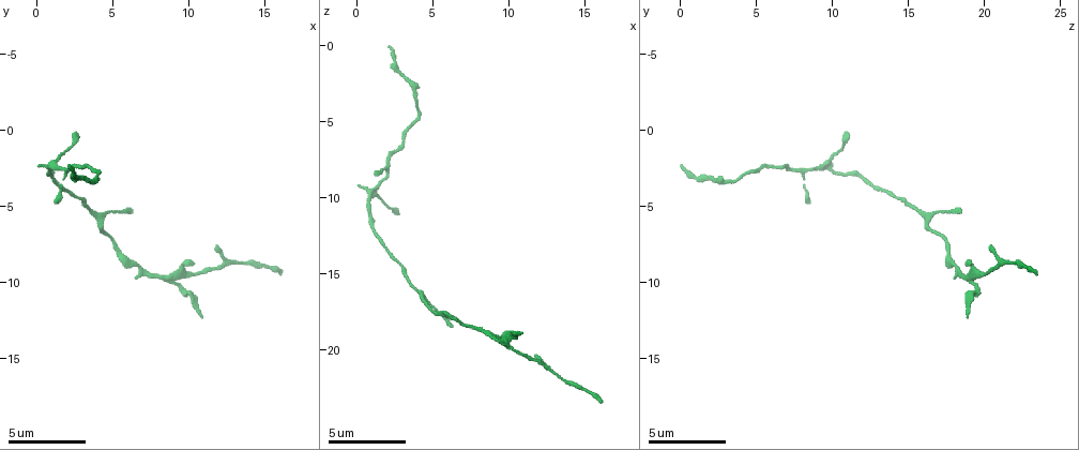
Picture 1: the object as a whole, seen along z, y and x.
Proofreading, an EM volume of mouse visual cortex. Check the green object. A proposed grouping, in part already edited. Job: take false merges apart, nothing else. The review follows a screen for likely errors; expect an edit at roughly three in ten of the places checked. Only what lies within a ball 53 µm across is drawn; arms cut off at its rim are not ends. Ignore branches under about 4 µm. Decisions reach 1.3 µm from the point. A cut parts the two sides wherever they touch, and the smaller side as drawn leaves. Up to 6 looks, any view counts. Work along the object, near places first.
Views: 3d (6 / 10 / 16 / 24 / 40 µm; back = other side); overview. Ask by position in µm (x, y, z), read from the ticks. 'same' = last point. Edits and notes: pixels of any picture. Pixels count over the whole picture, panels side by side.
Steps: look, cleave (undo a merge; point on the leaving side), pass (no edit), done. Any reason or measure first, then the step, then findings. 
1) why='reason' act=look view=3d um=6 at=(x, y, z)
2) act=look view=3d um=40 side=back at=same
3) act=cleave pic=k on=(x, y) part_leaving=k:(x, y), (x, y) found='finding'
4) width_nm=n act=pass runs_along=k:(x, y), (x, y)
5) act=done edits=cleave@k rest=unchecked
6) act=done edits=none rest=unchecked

why='four arms meet' act=look view=3d um=6 at=(9.4, 9.6, 19.4)

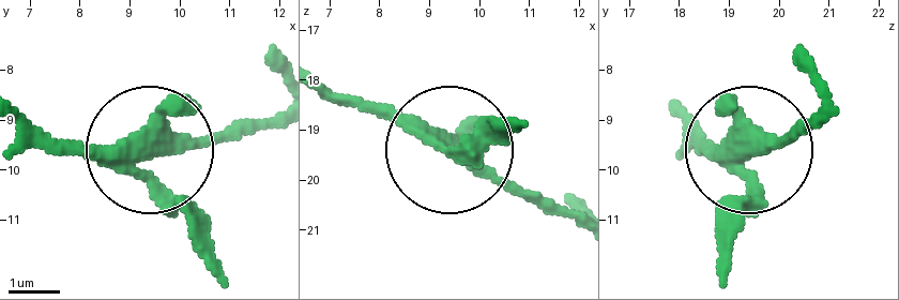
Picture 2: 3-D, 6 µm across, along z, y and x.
act=look view=3d um=6 side=back at=(9.40, 9.70, 19.40)

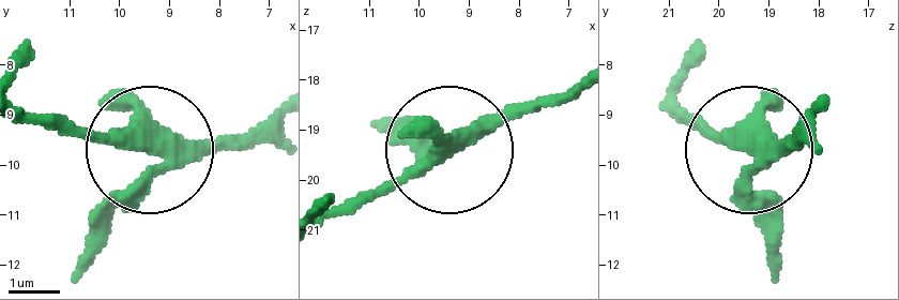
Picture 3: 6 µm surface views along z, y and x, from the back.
width_nm=360 act=pass runs_along=3:(274, 106), (248, 128), (150, 149), (133, 196), (86, 242) found='one neuron here'

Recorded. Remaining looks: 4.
why='a narrow waist' act=look view=3d um=16 at=(13.2, 8.8, 21.8)

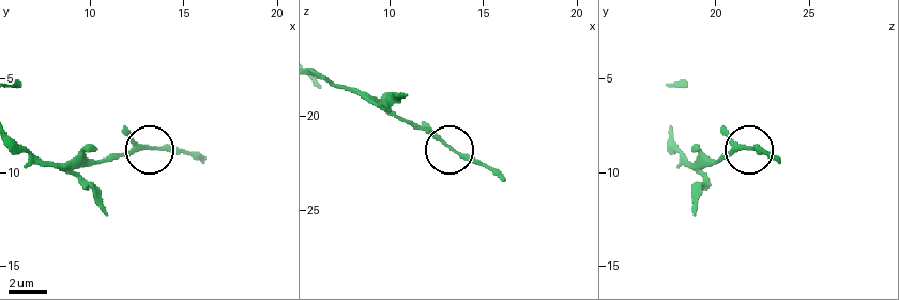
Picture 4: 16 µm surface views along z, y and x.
act=look view=3d um=16 side=back at=(13.2, 8.6, 21.6)

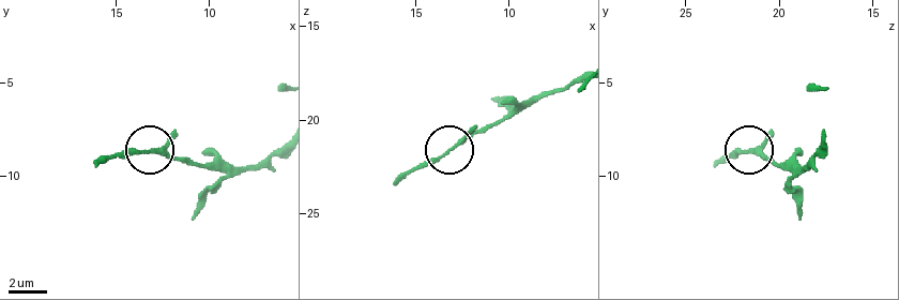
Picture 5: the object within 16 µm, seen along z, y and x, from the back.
act=pass runs_along=5:(581, 78), (523, 101), (410, 173) found='continuous, no second neuron'

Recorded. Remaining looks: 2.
why='three arms meet' act=look view=3d um=6 at=(2.0, 2.4, 8.4)

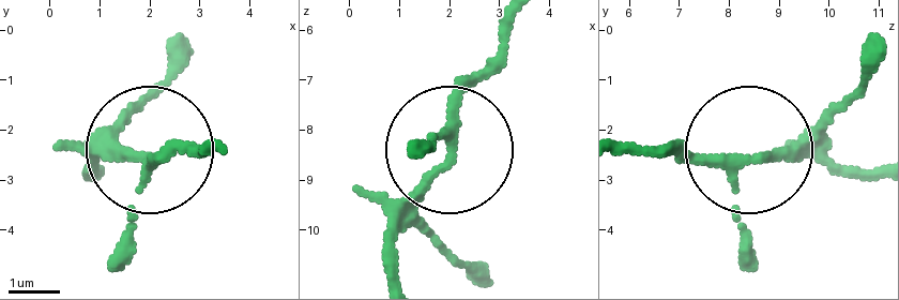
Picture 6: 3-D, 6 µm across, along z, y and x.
arms=3 act=pass found='one neuron here'

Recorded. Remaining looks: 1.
act=done edits=none rest=unchecked

